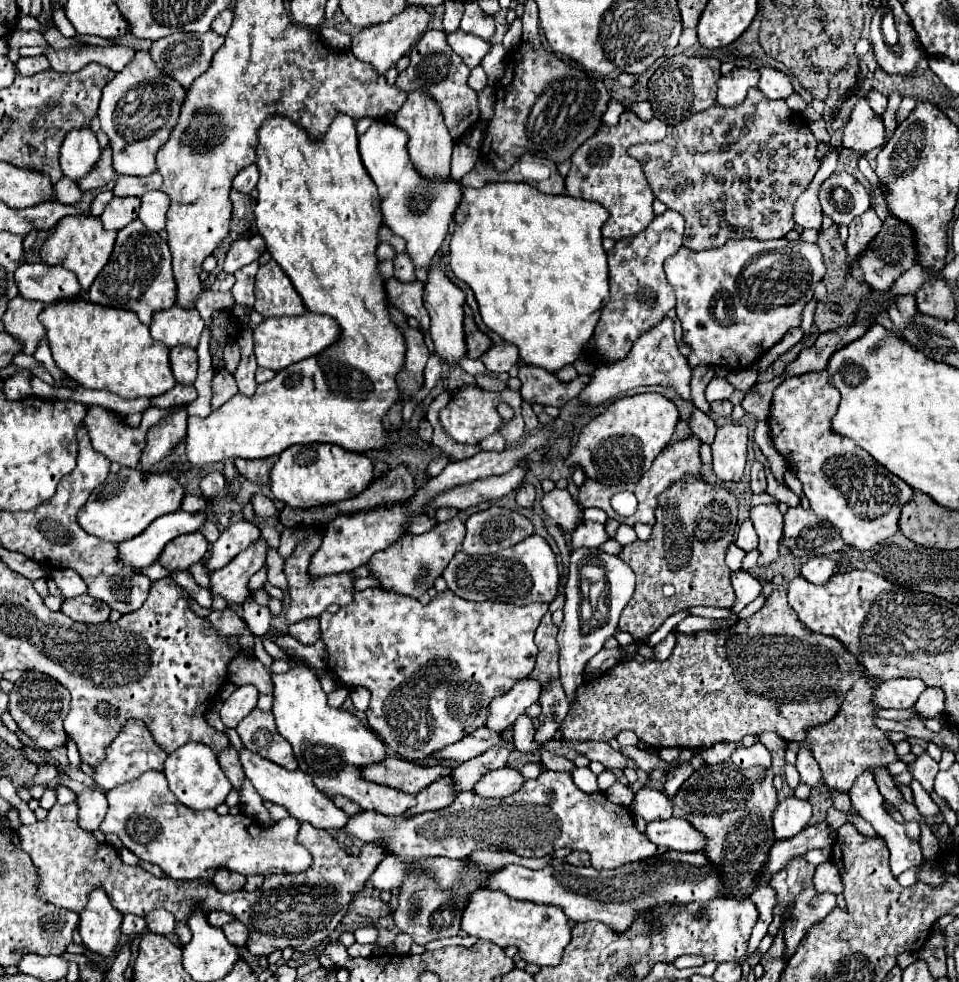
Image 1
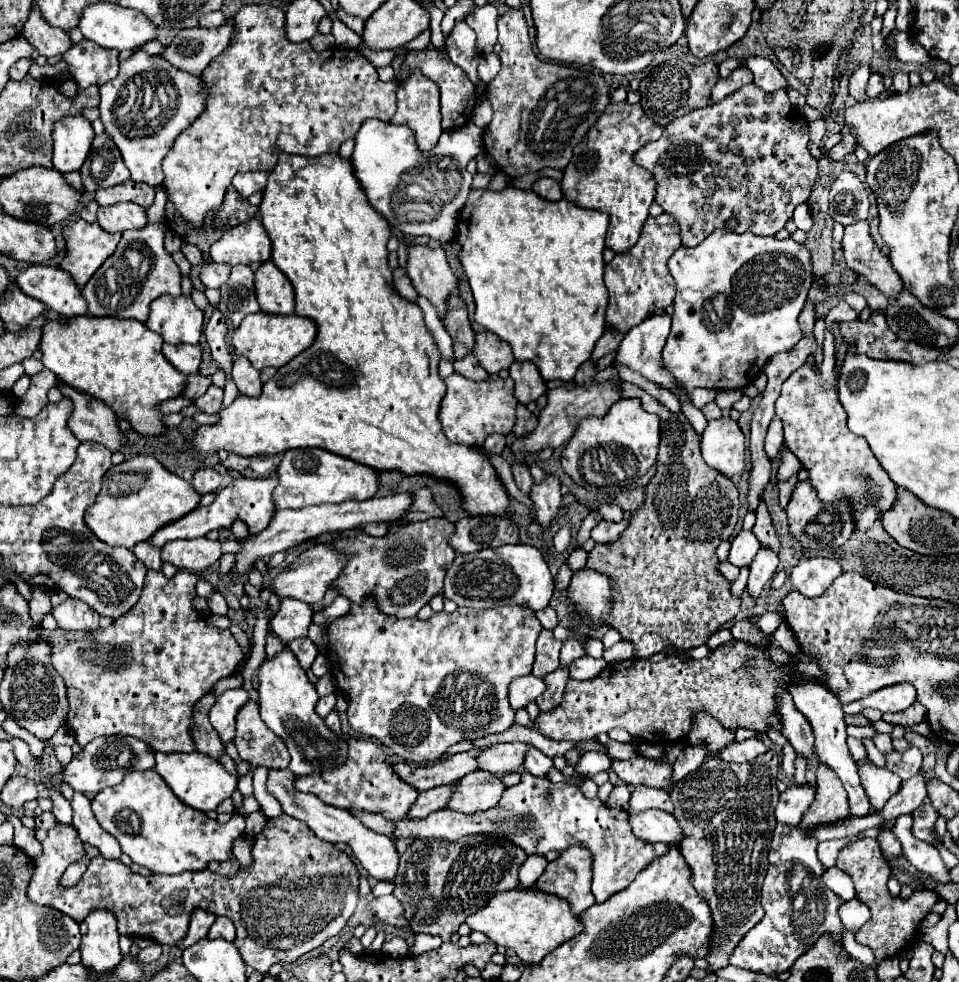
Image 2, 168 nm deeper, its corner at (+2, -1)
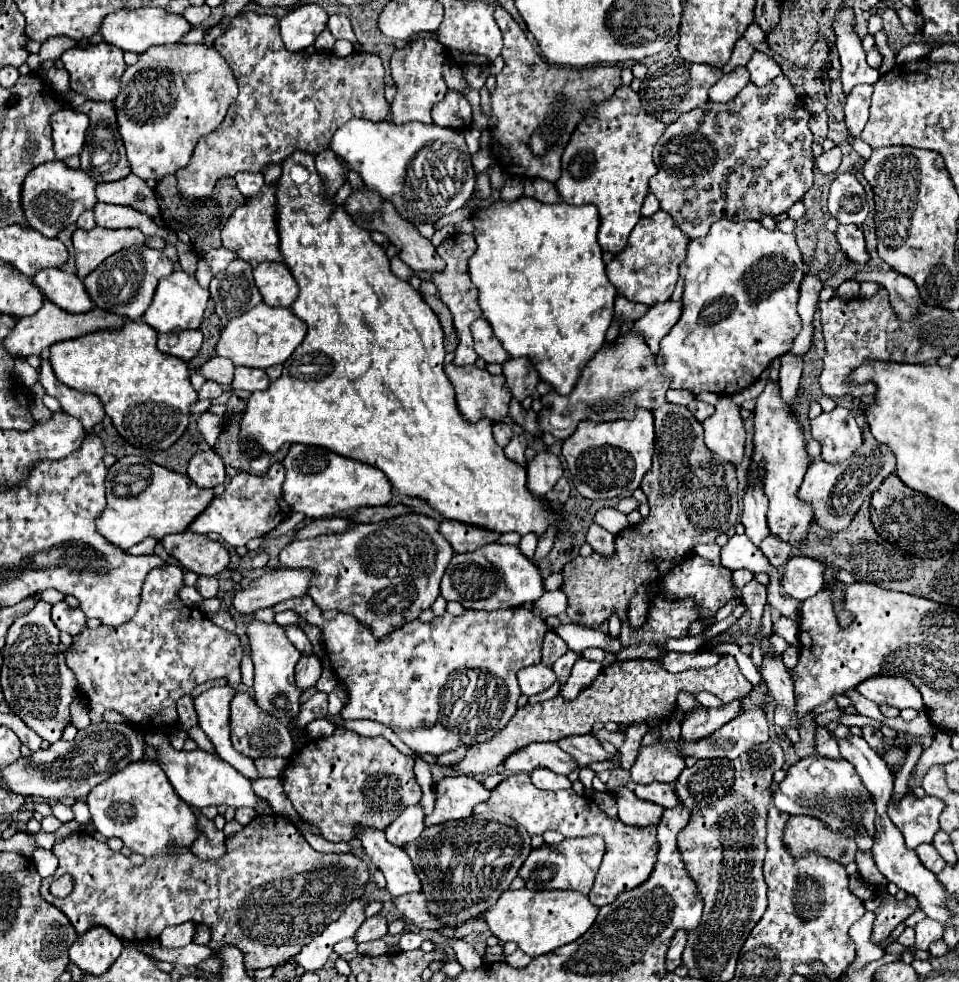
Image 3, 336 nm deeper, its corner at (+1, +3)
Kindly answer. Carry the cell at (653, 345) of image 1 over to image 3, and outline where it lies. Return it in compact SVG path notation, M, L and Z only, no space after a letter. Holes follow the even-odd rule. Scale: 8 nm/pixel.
M666 300L654 304L640 320L634 322L634 330L640 330L644 334L646 344L652 348L652 352L656 352L660 340L680 320L680 314L682 314L682 300Z

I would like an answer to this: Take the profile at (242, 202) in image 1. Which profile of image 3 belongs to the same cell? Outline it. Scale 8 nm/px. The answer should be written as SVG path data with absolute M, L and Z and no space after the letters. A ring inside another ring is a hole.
M166 176L158 182L156 186L156 198L158 198L158 204L160 204L160 210L162 210L162 220L166 224L166 228L178 232L178 230L184 230L188 236L190 236L190 242L194 246L194 252L198 256L204 256L208 250L212 248L220 248L222 242L220 242L220 230L224 228L228 216L240 206L246 202L246 198L240 194L240 190L236 188L236 182L234 178L222 178L218 180L218 184L214 186L214 192L212 196L208 198L198 198L198 200L188 200L180 194L178 190L178 184L176 184L176 176Z

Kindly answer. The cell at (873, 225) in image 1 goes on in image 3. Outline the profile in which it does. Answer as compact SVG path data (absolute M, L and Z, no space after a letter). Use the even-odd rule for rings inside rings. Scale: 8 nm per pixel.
M838 226L836 230L836 240L842 246L842 250L846 252L846 256L858 264L866 264L870 260L868 252L866 252L866 244L864 244L864 234L862 234L862 226Z

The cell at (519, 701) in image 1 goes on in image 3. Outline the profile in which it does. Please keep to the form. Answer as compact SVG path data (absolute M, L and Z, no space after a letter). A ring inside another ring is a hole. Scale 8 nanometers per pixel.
M536 664L536 666L526 666L518 672L518 684L522 694L532 696L548 690L554 684L556 676L554 670L546 664Z

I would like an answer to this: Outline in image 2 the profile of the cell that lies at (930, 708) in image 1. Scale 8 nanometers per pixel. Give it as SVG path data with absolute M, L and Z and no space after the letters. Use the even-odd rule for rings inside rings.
M915 702L911 708L899 714L883 714L883 720L891 724L901 724L901 726L915 726L925 722L925 714L927 714L927 708L921 702Z

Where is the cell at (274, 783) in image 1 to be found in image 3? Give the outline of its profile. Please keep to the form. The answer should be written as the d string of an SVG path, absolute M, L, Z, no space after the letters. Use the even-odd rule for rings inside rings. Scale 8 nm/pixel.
M360 830L358 836L362 840L364 852L384 872L386 888L392 896L402 896L408 892L422 890L422 884L414 870L412 860L406 856L406 852L402 848L392 848L392 844L388 844L388 840L384 840L384 832Z

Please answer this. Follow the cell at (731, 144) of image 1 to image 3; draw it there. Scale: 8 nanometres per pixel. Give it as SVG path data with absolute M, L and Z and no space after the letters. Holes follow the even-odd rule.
M784 74L776 76L762 88L750 82L734 100L726 104L706 102L666 126L654 146L658 172L650 178L650 190L660 200L660 208L668 212L690 238L706 236L710 224L720 218L760 220L764 214L782 214L812 186L814 154L810 148L812 132L808 128L808 120L810 112L802 106L802 100L796 96L794 86Z

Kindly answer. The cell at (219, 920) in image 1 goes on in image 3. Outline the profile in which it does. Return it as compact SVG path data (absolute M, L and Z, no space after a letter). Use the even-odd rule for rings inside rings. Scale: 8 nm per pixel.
M192 922L166 928L158 936L158 942L164 948L182 948L182 946L186 946L186 944L192 942L192 928L196 928L196 924L192 924Z

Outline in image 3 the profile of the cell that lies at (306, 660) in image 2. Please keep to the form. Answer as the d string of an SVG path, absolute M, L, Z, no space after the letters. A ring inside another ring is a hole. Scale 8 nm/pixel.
M302 656L300 662L296 664L296 686L300 690L308 690L316 684L316 680L322 674L322 664L318 660L318 656Z

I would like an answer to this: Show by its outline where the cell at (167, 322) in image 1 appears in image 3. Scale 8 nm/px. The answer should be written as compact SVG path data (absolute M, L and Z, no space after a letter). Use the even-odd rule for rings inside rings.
M174 270L170 276L160 280L156 294L154 294L154 300L144 314L144 322L158 332L196 330L196 328L200 328L208 298L210 298L208 288L202 288L192 274L188 274L184 270Z

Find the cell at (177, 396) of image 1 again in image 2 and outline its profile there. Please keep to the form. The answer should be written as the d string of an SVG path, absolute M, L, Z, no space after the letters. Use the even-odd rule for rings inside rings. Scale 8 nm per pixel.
M191 374L187 376L187 384L185 384L185 390L183 390L183 398L189 398L189 400L197 400L199 396L205 394L205 390L211 386L209 378L207 376L201 376L201 374Z

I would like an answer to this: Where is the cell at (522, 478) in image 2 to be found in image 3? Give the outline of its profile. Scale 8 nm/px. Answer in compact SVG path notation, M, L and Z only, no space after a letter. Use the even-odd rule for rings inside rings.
M512 436L512 440L504 448L504 454L506 454L506 458L510 458L510 460L514 460L518 464L526 464L526 458L524 458L526 446L528 446L528 442L526 442L524 436Z

